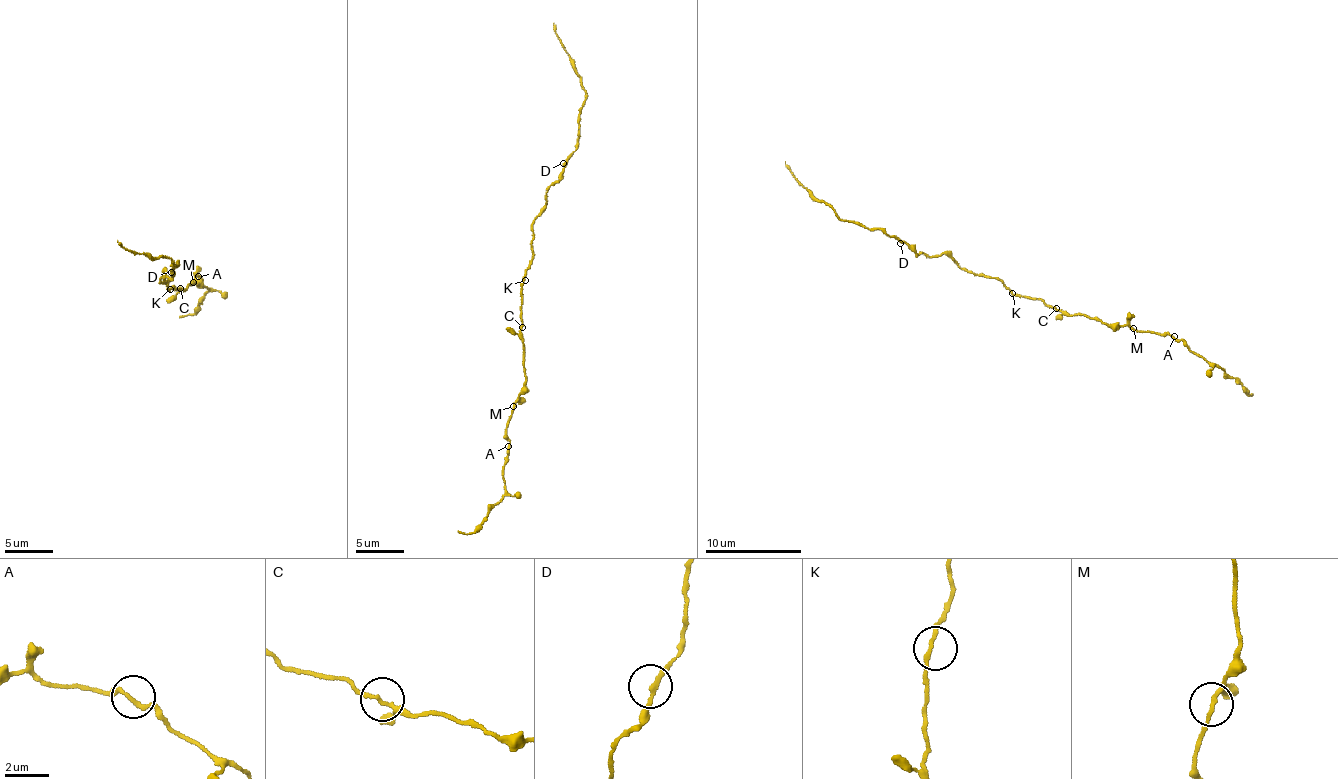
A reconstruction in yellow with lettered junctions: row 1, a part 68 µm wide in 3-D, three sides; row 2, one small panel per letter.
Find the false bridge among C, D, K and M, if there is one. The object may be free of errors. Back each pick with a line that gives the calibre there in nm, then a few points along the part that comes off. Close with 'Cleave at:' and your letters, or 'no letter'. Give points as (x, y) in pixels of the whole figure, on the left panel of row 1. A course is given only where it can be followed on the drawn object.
Cleave at: no letter

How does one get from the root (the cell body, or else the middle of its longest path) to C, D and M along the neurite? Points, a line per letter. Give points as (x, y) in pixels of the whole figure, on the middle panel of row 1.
C: (523, 280), (522, 327)
D: (523, 280), (531, 257), (534, 219), (546, 205), (548, 187), (558, 180), (563, 163)
M: (523, 280), (521, 320), (524, 391), (514, 405)

